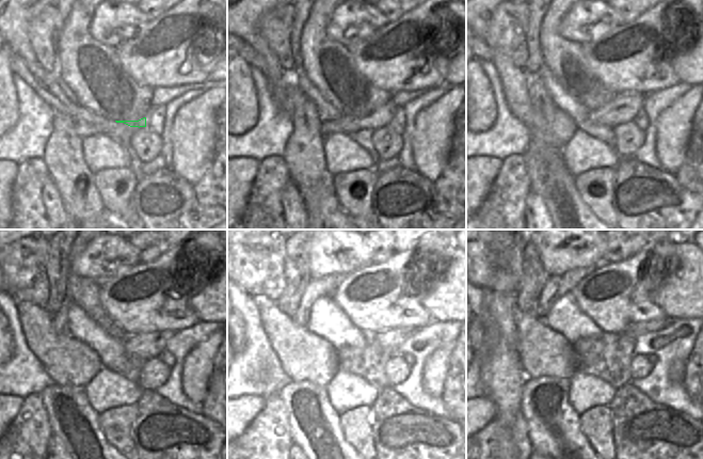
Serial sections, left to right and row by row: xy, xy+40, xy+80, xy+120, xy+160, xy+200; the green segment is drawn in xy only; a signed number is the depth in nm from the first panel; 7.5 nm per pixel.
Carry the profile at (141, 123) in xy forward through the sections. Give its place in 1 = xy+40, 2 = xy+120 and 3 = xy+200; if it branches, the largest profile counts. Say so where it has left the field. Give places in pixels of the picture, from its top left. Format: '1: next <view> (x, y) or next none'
1: next xy+40 (381, 116)
2: next xy+120 (149, 345)
3: next xy+200 (636, 331)

